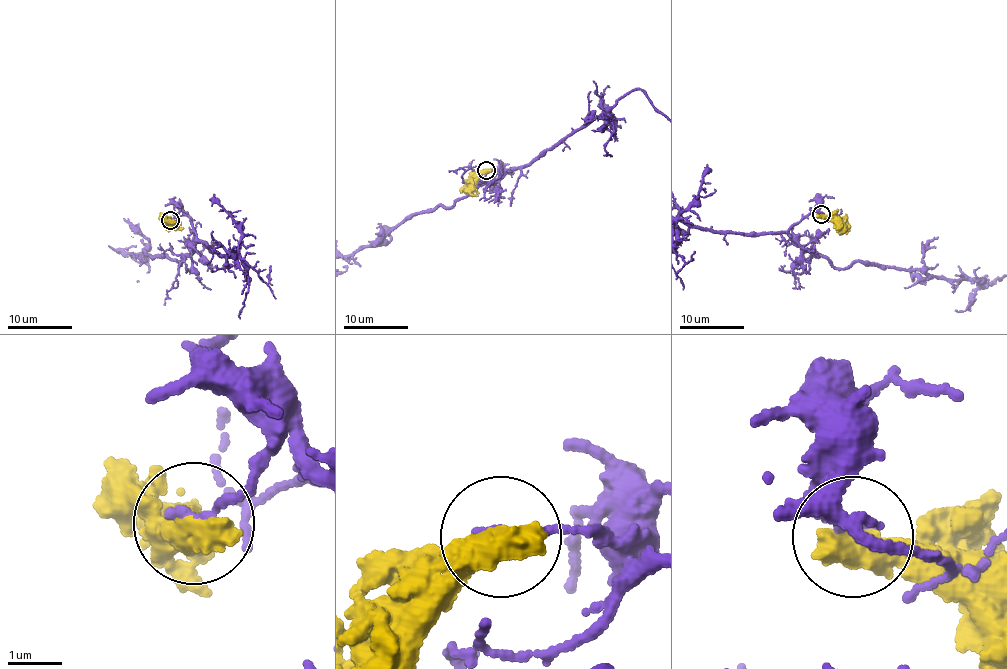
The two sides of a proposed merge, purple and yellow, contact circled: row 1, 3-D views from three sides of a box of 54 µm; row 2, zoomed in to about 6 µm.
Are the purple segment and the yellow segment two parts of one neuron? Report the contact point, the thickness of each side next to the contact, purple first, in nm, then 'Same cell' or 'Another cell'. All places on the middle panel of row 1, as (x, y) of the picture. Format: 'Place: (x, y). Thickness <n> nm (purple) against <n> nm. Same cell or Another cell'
Place: (486, 170). Thickness 150 nm (purple) against 650 nm. Another cell

